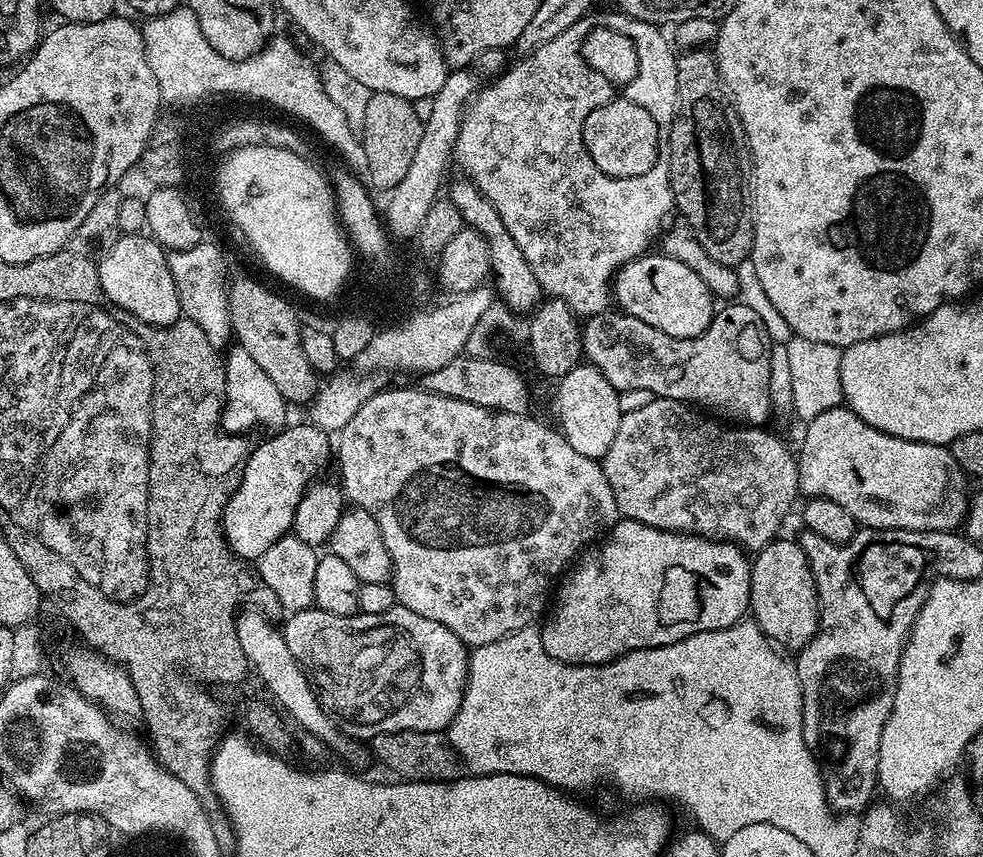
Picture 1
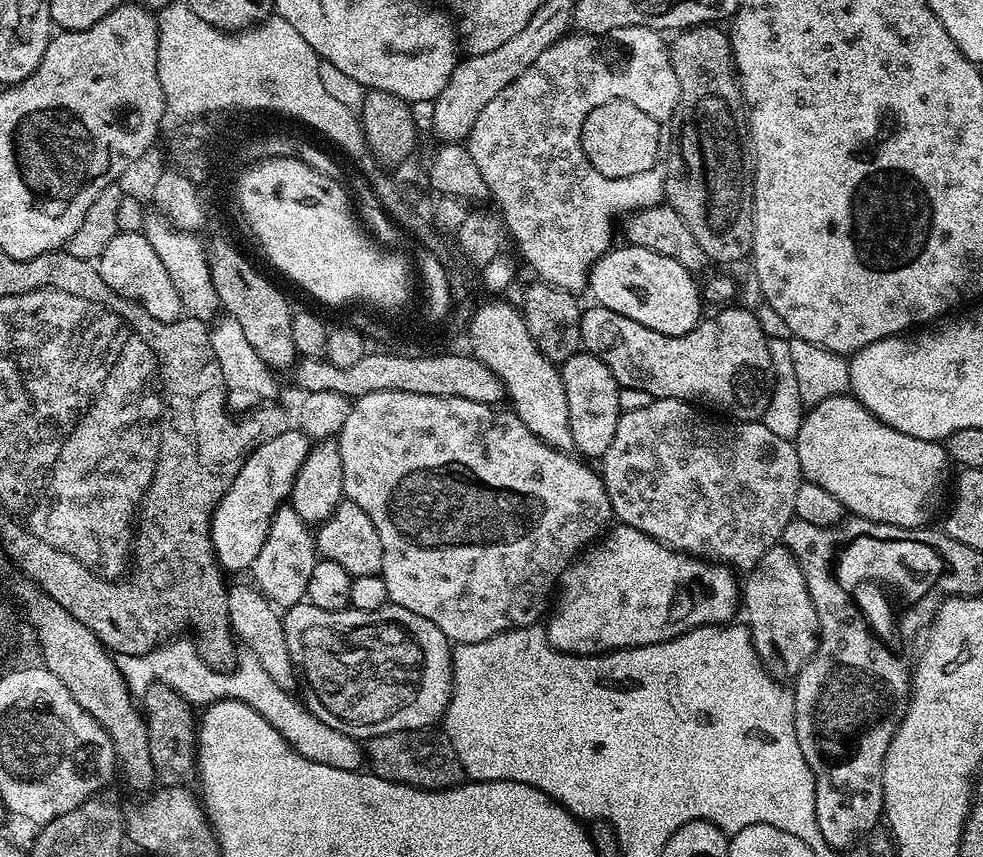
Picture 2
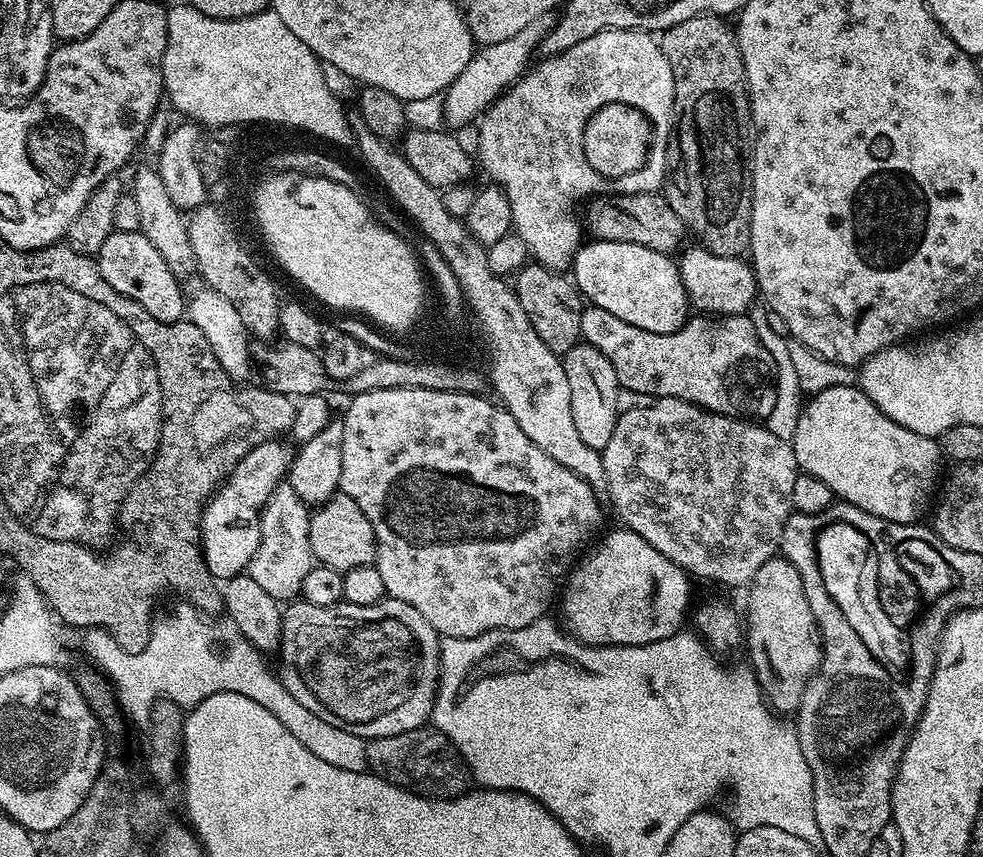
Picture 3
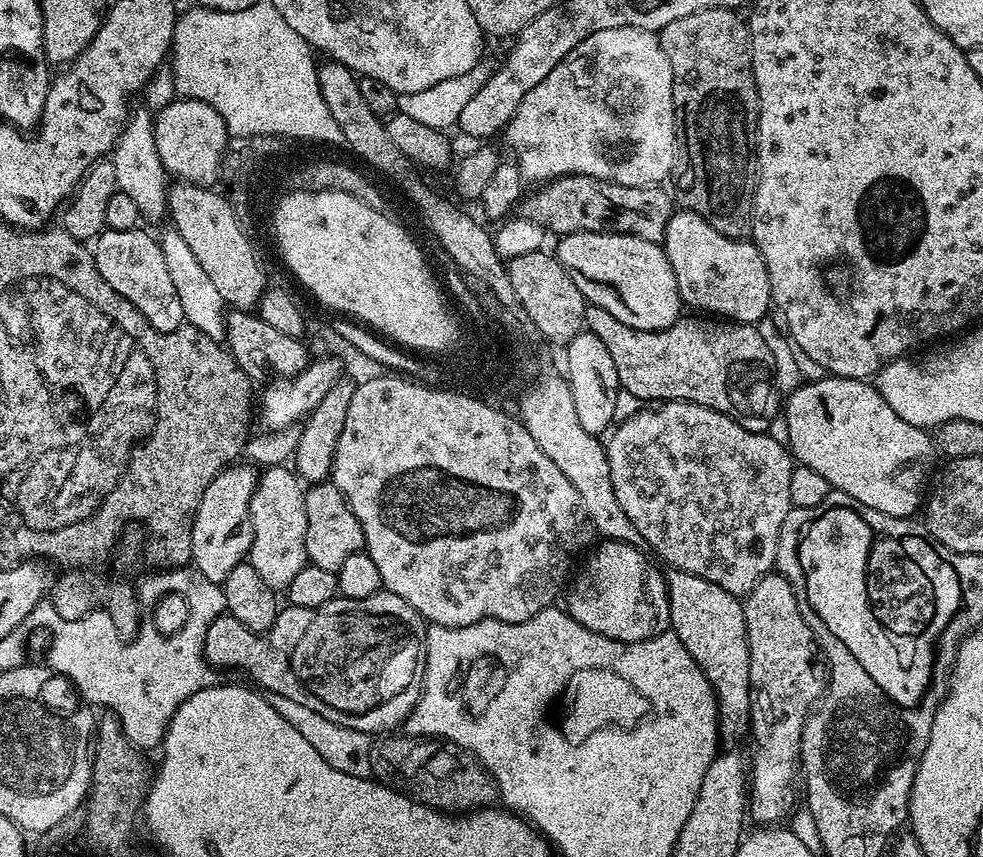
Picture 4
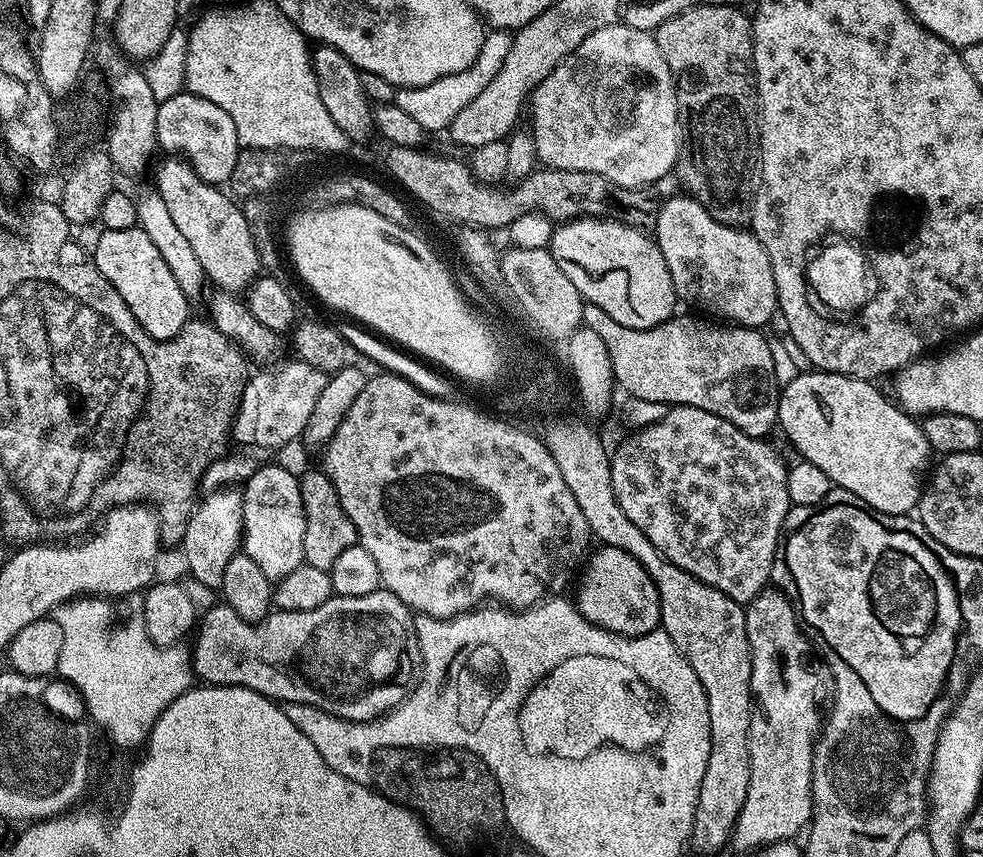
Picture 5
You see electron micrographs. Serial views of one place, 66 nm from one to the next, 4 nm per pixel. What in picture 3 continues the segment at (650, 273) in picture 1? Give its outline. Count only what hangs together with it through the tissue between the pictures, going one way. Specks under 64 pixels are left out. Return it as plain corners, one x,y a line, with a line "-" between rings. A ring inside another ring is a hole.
593,239
591,242
581,243
576,249
576,254
572,257
570,272
581,297
589,305
602,310
610,310
610,314
622,318
622,322
630,322
630,326
638,326
654,334
670,334
681,328
685,320
689,319
688,295
682,286
677,261
671,255
658,250
650,250
646,246
634,246
634,242
606,242

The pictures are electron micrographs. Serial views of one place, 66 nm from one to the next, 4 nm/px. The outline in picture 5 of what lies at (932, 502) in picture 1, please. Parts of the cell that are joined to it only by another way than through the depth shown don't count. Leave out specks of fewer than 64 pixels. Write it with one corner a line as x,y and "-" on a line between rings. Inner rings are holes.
801,372
792,382
783,385
778,428
788,435
789,445
793,449
796,447
803,459
820,467
835,487
858,494
858,498
874,506
874,510
903,516
911,513
920,503
921,484
930,468
930,449
923,427
895,399
887,400
876,387
871,380
859,380
833,372

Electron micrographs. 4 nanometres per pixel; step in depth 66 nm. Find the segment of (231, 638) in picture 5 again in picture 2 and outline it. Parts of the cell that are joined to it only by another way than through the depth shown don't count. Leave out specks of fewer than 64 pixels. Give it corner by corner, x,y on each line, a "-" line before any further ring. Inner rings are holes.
301,602
287,609
283,613
283,617
284,629
286,630
286,650
290,652
293,665
299,671
300,668
304,671
304,680
312,687
312,692
316,695
317,704
314,705
316,717
322,722
326,722
326,726
334,726
334,730
342,730
342,734
364,742
367,741
367,736
378,738
382,734
405,732
415,728
428,730
435,725
432,724
435,720
436,723
443,721
444,712
448,708
448,703
452,697
453,645
446,638
446,634
442,634
442,630
438,630
438,626
434,626
434,622
426,622
426,618
418,618
418,614
410,614
410,610
391,602
378,610
358,610
349,606
342,610
322,610
321,612
318,610
318,606

